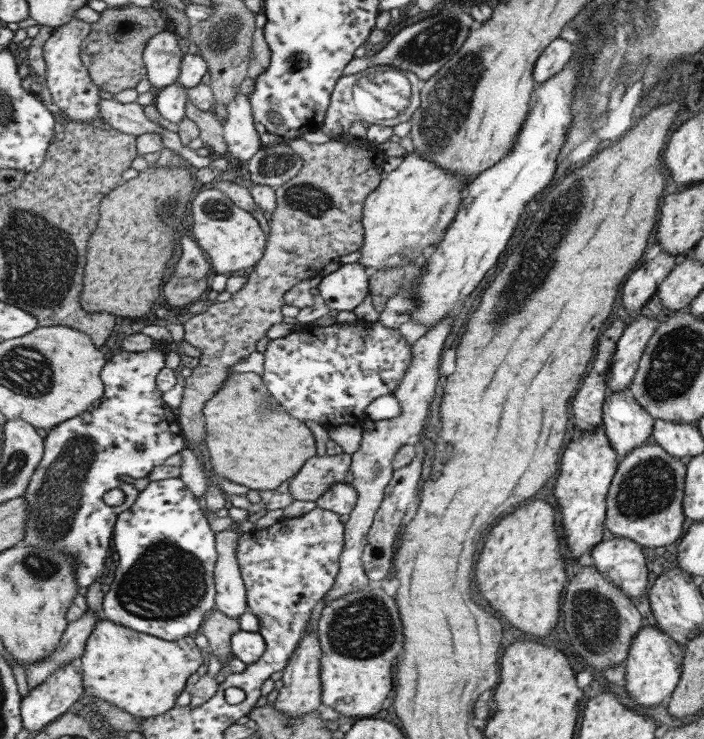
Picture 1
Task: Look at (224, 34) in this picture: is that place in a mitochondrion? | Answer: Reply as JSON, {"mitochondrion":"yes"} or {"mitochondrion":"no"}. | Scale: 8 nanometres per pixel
{"mitochondrion":"yes"}

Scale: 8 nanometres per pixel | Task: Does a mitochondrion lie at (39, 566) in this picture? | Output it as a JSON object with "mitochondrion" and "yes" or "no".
{"mitochondrion":"yes"}

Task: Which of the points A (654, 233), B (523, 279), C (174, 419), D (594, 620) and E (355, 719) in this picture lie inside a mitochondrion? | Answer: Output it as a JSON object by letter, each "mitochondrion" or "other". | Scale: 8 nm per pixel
{"A":"other","B":"mitochondrion","C":"other","D":"mitochondrion","E":"other"}

